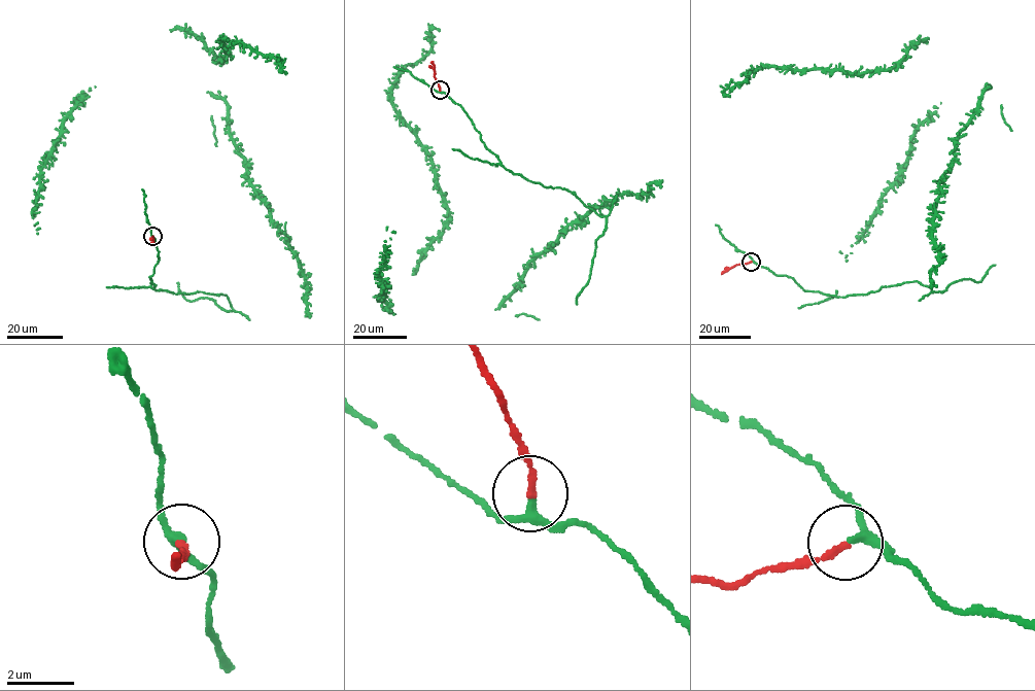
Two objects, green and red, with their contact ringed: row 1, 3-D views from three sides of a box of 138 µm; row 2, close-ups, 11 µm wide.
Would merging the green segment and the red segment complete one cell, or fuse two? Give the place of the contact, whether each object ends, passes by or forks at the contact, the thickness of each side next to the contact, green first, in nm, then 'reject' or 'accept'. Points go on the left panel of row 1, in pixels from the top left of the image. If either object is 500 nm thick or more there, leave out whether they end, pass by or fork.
place (152, 236); green passes by; red ends; calibres 200 and 190 nm; accept

